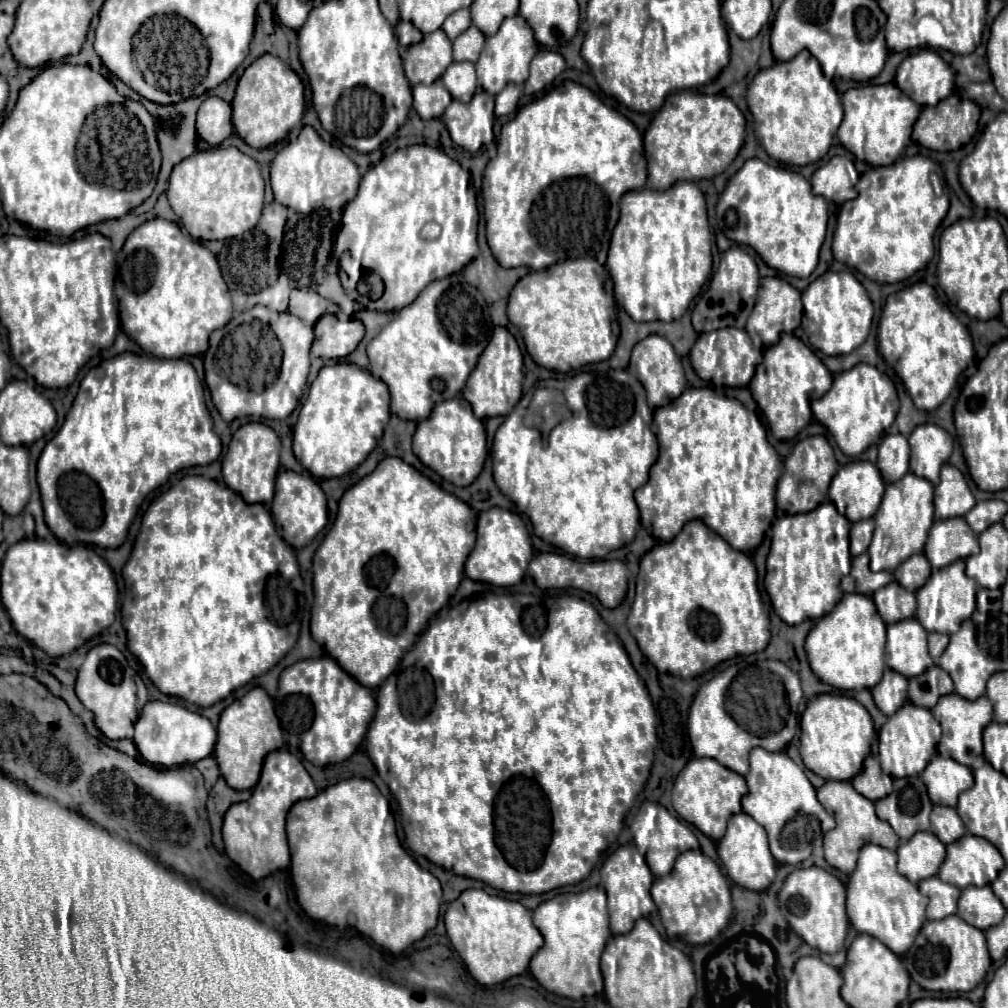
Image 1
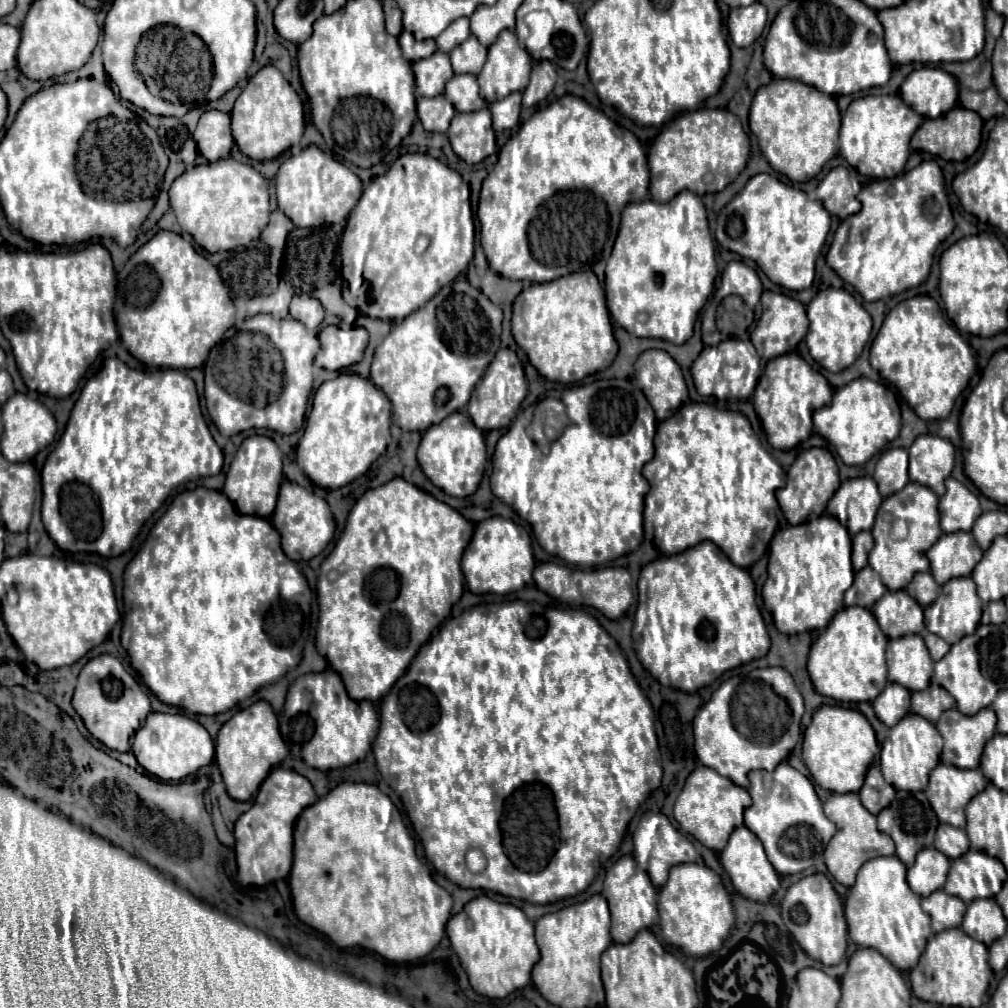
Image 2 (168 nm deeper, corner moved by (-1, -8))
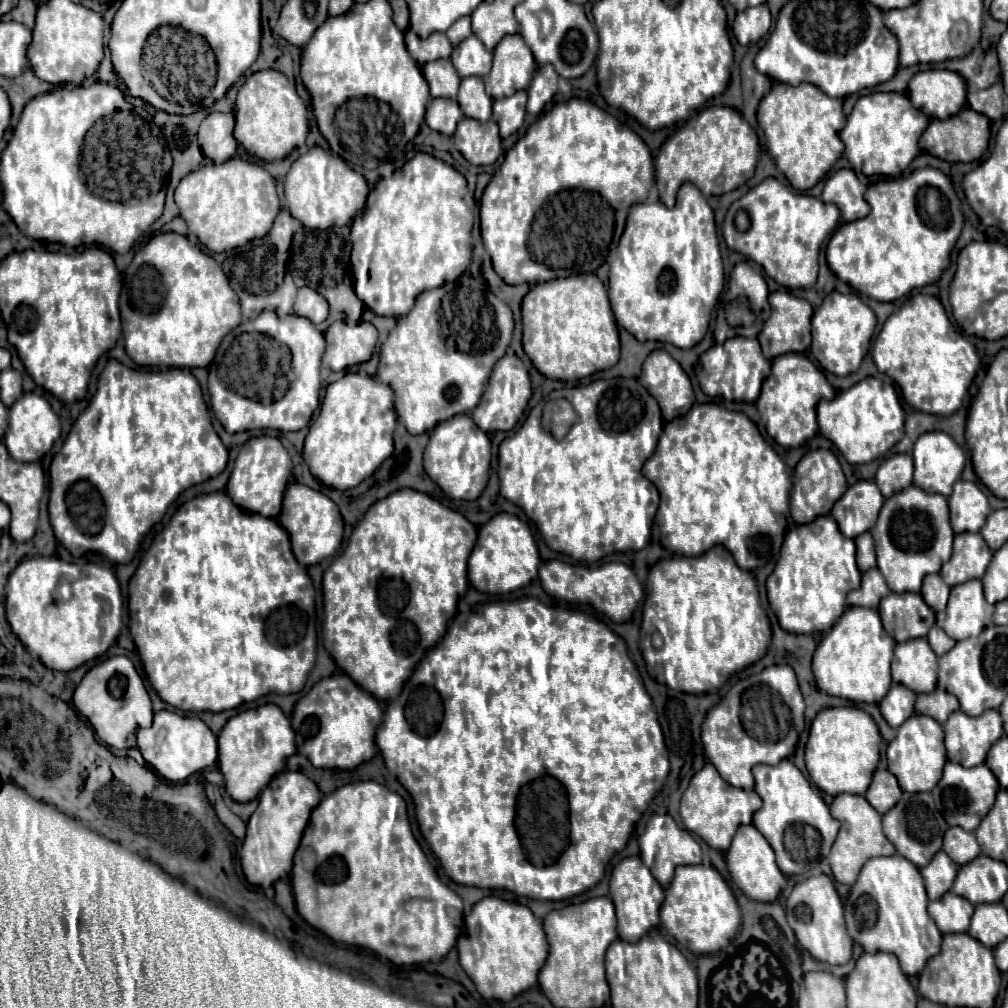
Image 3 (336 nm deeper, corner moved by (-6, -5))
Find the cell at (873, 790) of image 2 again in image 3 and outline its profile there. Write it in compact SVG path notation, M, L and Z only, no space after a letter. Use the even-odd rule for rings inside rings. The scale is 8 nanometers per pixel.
M877 770L869 790L865 792L865 798L879 814L885 814L899 802L901 794L903 790L899 788L895 776L889 770Z

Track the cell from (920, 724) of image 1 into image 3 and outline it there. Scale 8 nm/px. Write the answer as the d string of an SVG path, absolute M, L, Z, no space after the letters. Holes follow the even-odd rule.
M913 714L899 728L895 740L887 746L887 764L889 772L899 780L899 786L905 792L927 792L933 790L939 782L943 766L947 762L945 744L943 744L943 728L939 722L931 720L931 716Z

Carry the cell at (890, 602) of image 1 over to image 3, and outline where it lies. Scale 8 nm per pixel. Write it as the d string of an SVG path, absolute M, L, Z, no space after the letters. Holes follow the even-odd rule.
M891 592L879 604L879 616L883 628L897 640L911 640L927 636L929 628L935 624L935 612L925 604L919 594Z

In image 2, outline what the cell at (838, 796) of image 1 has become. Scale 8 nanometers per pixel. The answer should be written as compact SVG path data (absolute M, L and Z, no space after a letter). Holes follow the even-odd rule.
M832 793L828 797L828 801L824 803L824 813L838 827L836 835L830 839L830 843L826 845L826 851L824 851L824 863L830 871L830 875L838 883L842 883L846 887L852 887L858 869L866 861L870 861L874 857L882 857L882 855L894 855L894 841L886 833L878 831L876 817L862 807L856 793L846 793L846 795Z

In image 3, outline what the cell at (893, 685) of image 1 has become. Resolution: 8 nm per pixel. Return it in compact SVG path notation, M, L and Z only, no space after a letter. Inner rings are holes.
M891 684L887 696L879 702L879 708L887 724L891 728L899 728L899 724L903 724L903 720L907 720L907 716L915 712L913 704L915 704L915 692L911 692L903 684Z

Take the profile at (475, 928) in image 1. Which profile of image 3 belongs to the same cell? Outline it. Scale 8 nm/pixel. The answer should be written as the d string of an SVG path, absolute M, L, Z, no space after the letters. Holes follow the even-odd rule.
M487 896L479 900L471 914L465 916L465 926L457 940L459 962L467 976L475 982L483 998L509 1002L513 996L537 984L539 968L547 958L547 940L541 922L527 906Z

